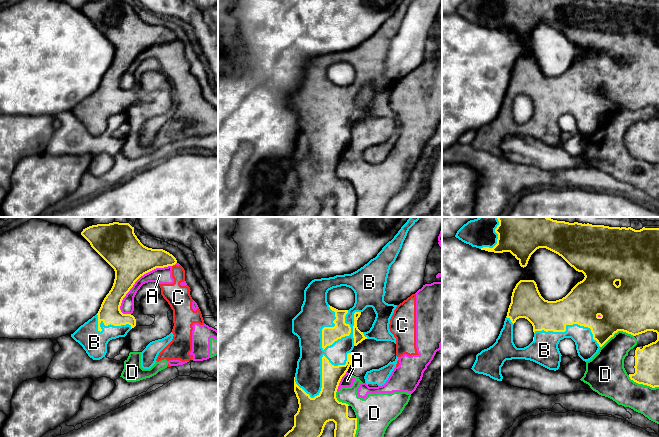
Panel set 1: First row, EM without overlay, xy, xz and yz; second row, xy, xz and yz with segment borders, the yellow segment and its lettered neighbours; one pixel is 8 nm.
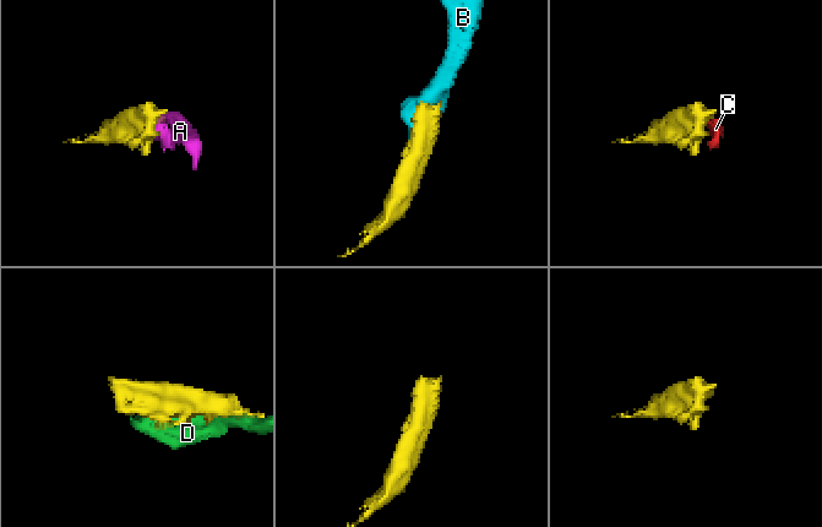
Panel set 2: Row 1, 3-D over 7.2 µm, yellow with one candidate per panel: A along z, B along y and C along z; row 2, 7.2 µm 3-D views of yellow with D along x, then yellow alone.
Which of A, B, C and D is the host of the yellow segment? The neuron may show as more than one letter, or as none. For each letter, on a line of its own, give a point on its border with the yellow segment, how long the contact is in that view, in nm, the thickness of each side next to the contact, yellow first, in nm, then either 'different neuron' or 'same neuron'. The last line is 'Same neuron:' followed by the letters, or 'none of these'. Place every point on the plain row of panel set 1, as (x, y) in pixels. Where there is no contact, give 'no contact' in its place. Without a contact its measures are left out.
A: xy (138, 54) | 550 nm | 320/130 nm | different neuron
B: xz (349, 110) | 440 nm | 130/160 nm | same neuron
C: xy (173, 40) | 30 nm | 200/180 nm | different neuron
D: yz (616, 108) | 280 nm | 420/240 nm | different neuron
Same neuron: B

